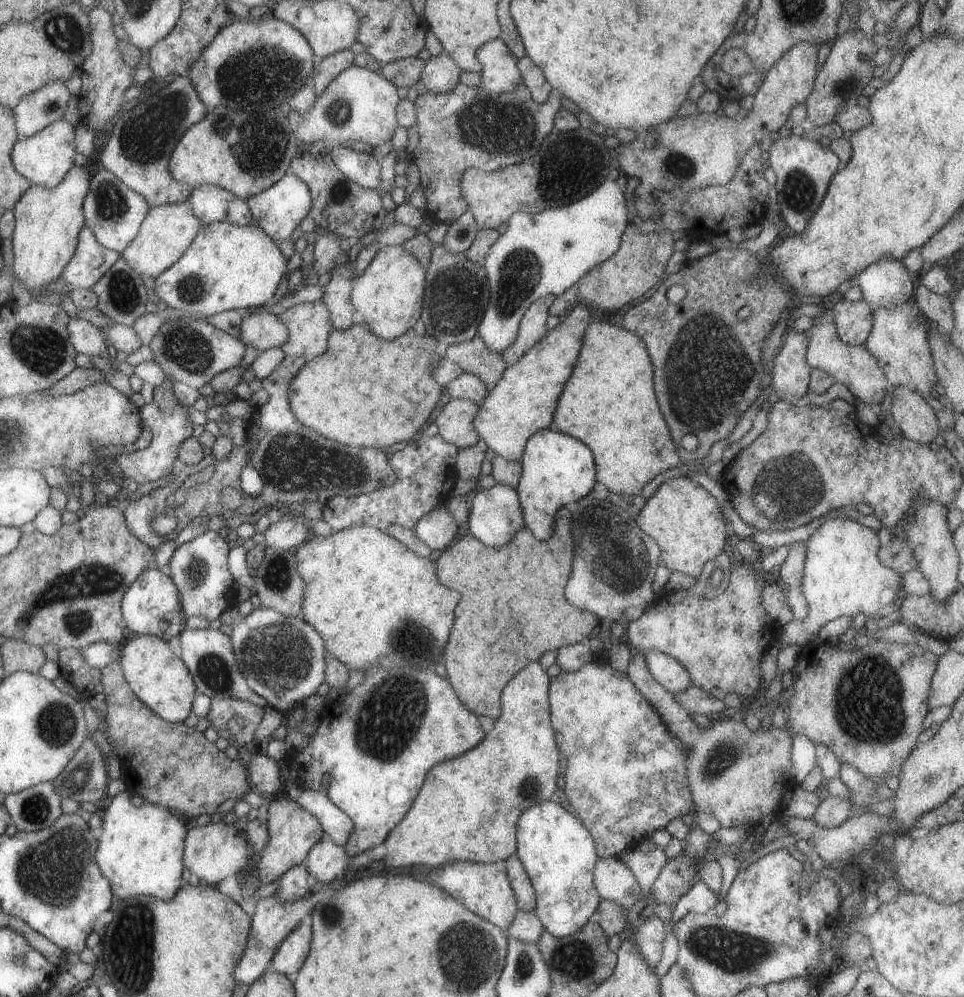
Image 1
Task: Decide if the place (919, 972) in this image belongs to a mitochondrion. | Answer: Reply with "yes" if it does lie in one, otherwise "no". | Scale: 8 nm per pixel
no

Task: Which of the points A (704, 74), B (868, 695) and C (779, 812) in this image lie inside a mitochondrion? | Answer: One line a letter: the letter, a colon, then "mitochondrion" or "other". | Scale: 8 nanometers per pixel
A: other
B: mitochondrion
C: other

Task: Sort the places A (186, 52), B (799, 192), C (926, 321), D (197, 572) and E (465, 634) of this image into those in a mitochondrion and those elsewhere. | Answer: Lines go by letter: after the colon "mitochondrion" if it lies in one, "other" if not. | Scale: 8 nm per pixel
A: other
B: mitochondrion
C: other
D: mitochondrion
E: other

